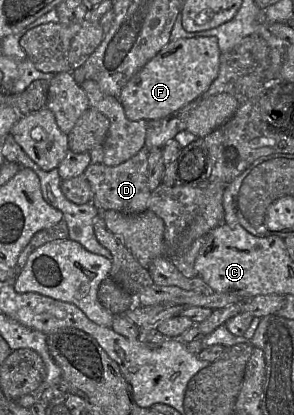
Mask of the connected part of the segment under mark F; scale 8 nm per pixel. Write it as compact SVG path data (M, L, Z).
M216 37L170 41L122 88L118 99L126 117L131 121L157 120L199 99L218 76L220 56Z

